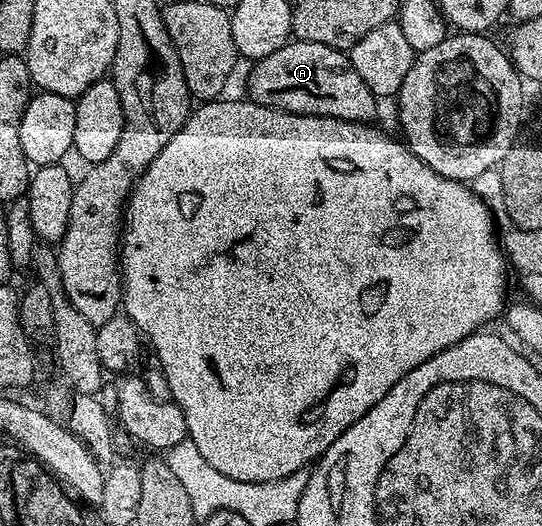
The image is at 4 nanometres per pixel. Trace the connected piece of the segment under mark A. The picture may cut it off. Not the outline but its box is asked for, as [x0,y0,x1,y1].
[248,40,379,123]

